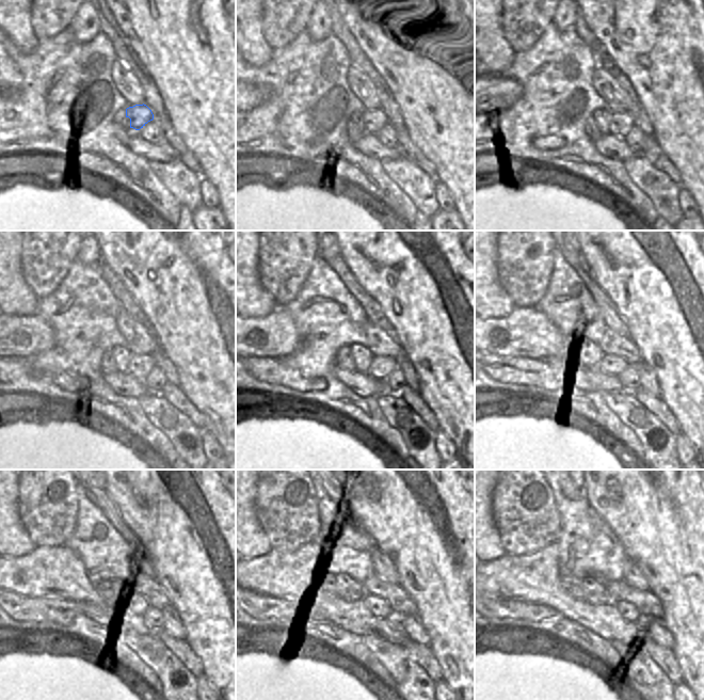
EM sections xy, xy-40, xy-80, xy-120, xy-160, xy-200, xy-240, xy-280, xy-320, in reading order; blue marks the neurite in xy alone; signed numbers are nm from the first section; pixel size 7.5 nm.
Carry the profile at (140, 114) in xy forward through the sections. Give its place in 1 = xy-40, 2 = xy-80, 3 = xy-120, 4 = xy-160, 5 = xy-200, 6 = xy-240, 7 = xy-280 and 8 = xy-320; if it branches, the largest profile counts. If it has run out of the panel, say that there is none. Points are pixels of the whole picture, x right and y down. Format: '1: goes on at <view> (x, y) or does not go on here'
1: goes on at xy-40 (374, 118)
2: goes on at xy-80 (620, 123)
3: goes on at xy-120 (140, 364)
4: goes on at xy-160 (381, 366)
5: goes on at xy-200 (610, 364)
6: goes on at xy-240 (137, 604)
7: goes on at xy-280 (378, 605)
8: goes on at xy-320 (628, 611)

